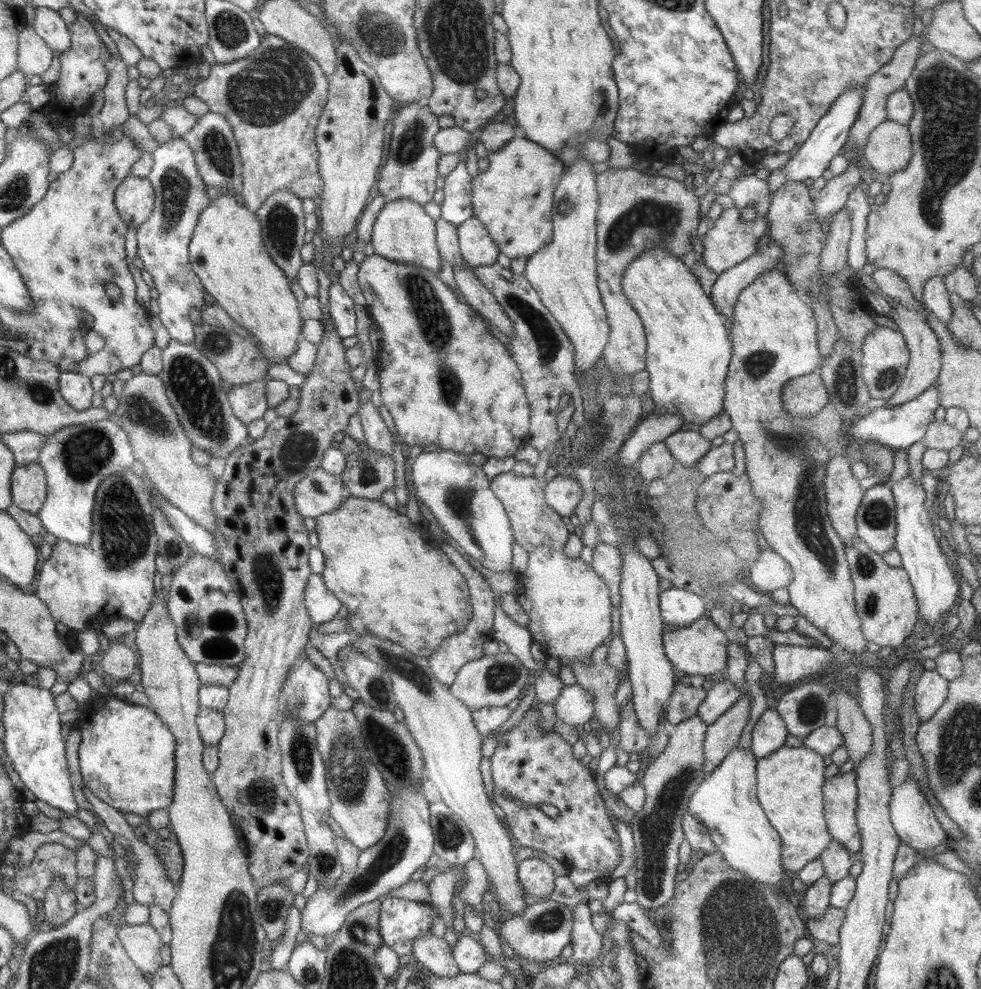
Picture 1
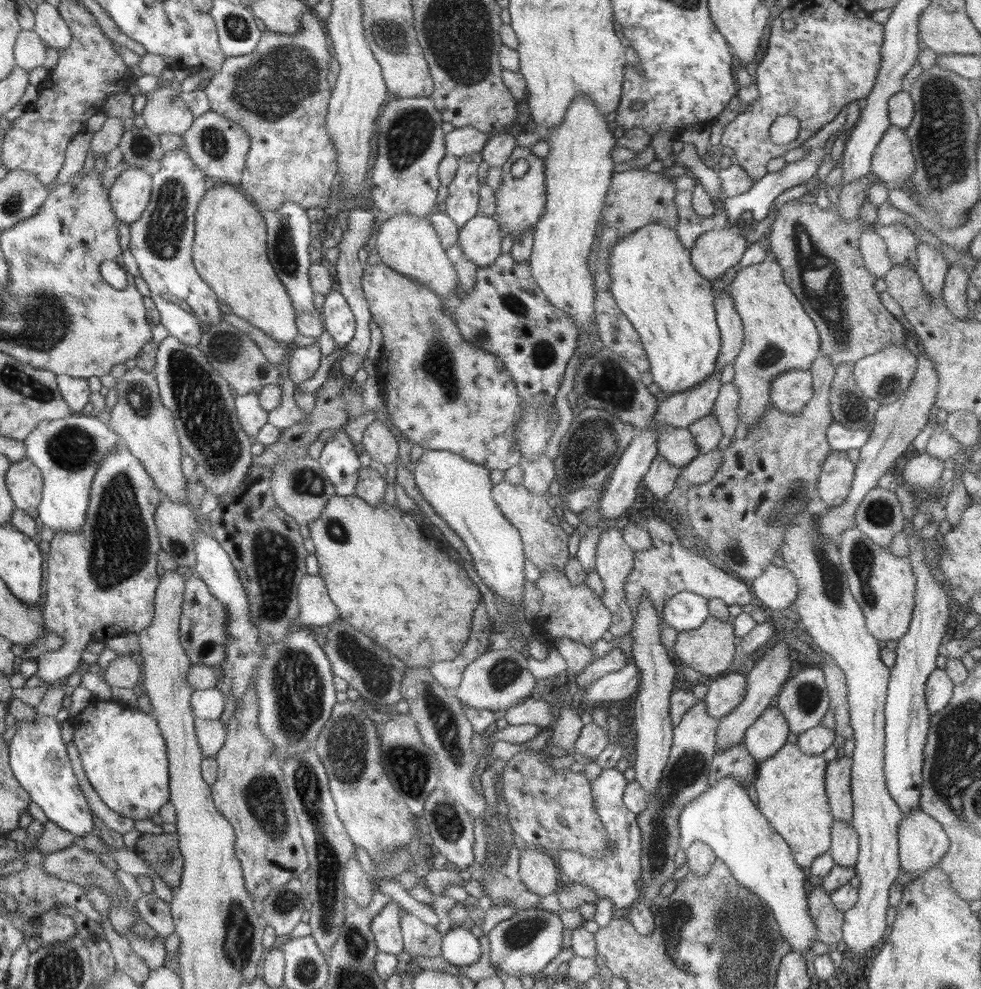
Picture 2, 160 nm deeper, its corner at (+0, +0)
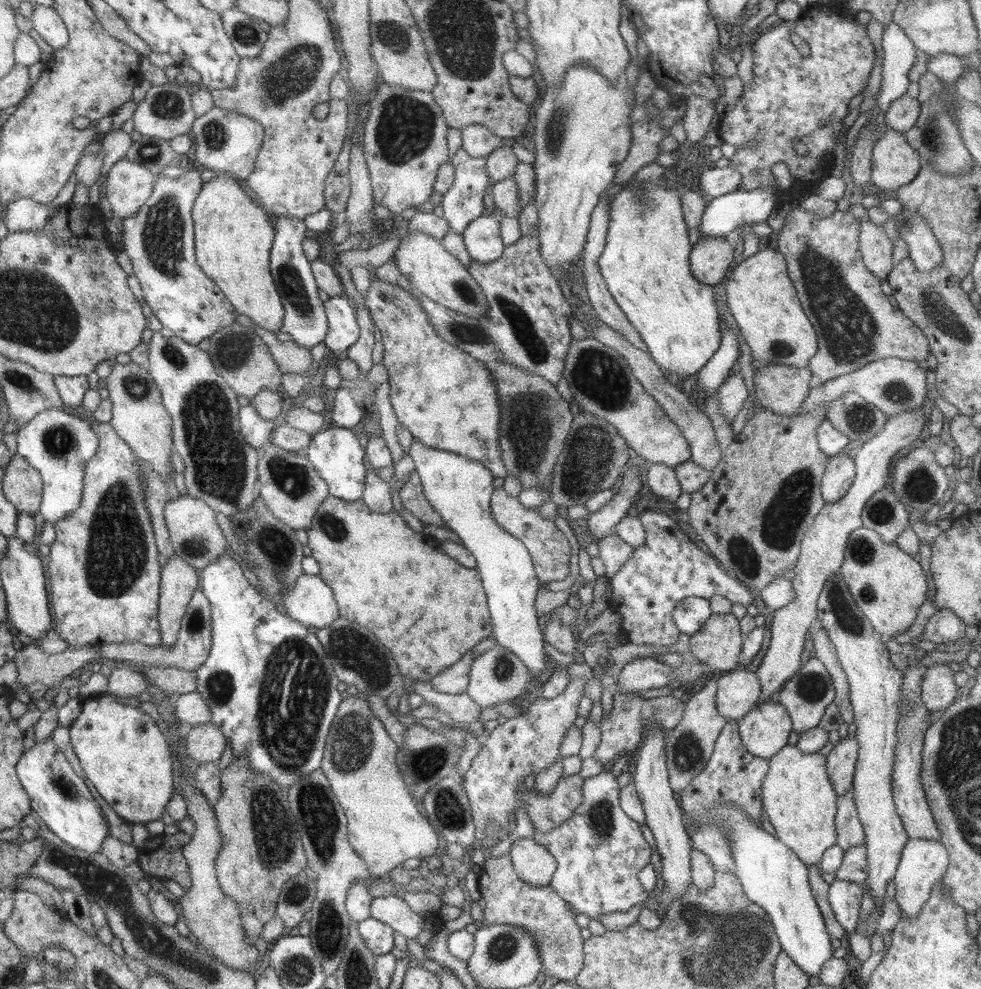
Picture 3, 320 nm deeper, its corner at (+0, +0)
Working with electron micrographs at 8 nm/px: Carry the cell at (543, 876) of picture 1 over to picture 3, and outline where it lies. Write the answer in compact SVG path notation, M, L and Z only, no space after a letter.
M523 837L511 844L511 861L516 874L532 886L548 886L557 869L555 856L533 838Z

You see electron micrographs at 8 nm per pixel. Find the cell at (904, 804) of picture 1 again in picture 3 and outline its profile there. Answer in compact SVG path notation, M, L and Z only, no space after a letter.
M909 838L904 845L897 871L893 881L895 882L895 901L902 911L902 917L916 919L920 910L928 900L932 887L943 880L949 865L949 854L940 840L928 840L927 838Z

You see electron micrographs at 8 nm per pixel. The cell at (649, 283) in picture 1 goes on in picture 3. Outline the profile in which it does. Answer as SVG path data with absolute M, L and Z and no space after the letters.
M640 181L641 188L645 190L641 201L637 201L635 194L626 188L611 198L608 234L597 263L607 289L642 337L654 362L662 370L672 372L676 382L681 383L688 376L698 373L721 345L720 316L712 291L714 286L698 282L692 274L689 256L693 245L688 239L681 196L676 188Z

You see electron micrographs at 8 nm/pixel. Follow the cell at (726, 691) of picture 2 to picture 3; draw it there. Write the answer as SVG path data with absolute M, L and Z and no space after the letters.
M744 667L724 672L717 683L716 710L729 721L737 722L753 710L762 692L757 674Z

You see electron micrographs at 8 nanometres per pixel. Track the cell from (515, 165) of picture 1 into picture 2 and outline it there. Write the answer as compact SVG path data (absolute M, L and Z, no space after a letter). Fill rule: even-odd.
M517 146L503 164L502 170L501 185L495 192L496 214L498 214L498 219L495 221L499 224L502 238L506 238L508 234L513 240L516 240L520 239L524 232L534 232L536 222L544 214L546 204L545 162L539 156L532 154L528 147ZM520 158L528 162L529 169L524 176L516 178L510 173L510 168Z

